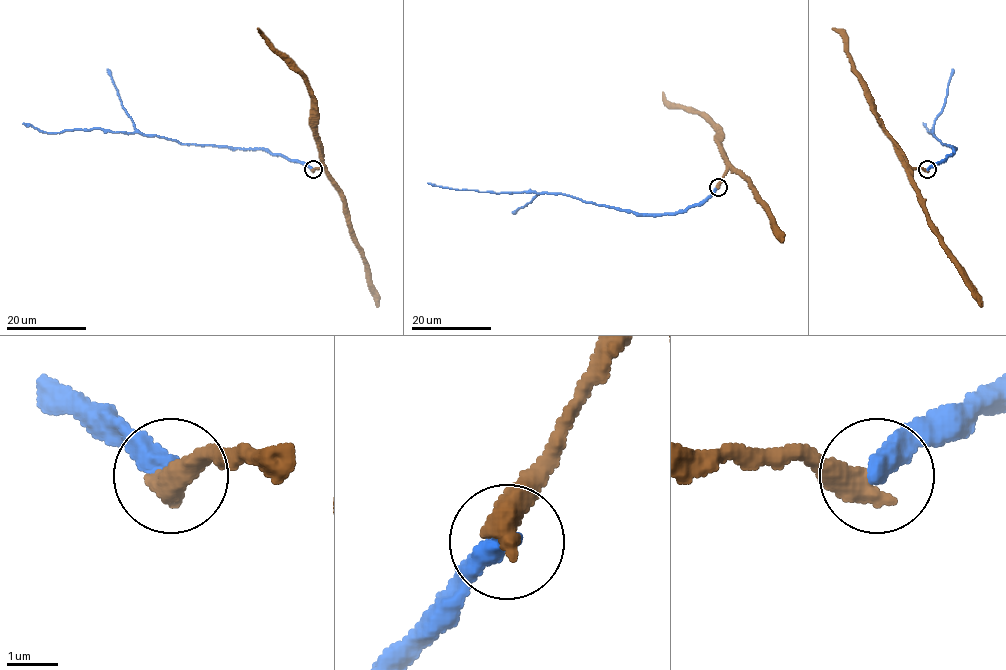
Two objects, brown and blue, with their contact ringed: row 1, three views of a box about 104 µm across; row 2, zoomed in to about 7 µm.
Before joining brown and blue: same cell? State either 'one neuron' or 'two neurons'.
one neuron

